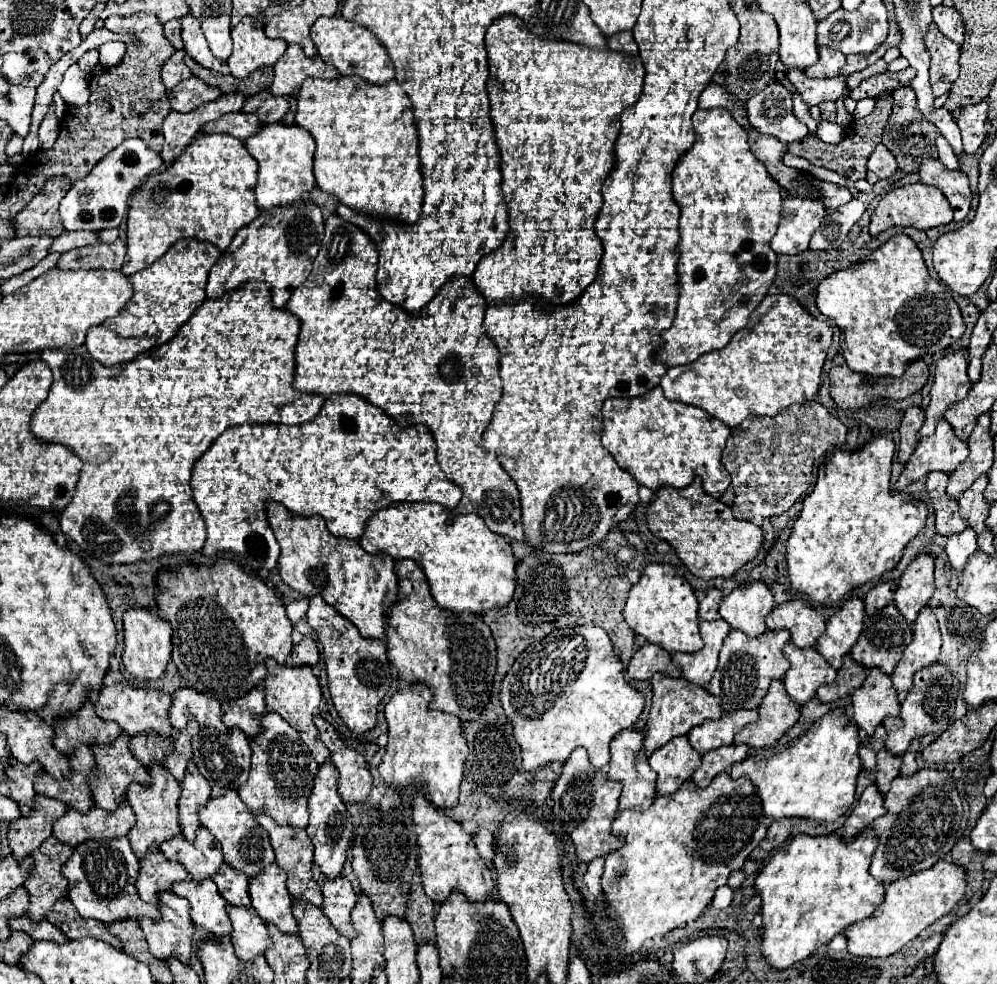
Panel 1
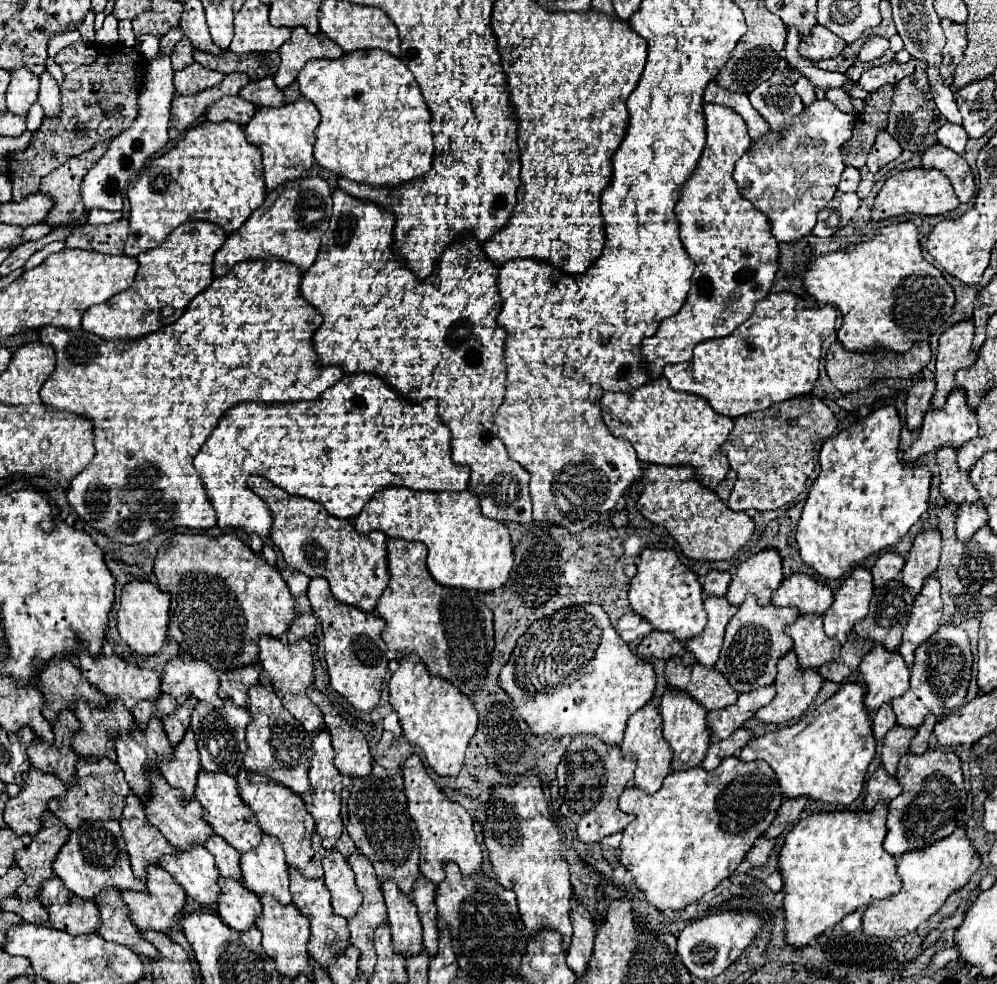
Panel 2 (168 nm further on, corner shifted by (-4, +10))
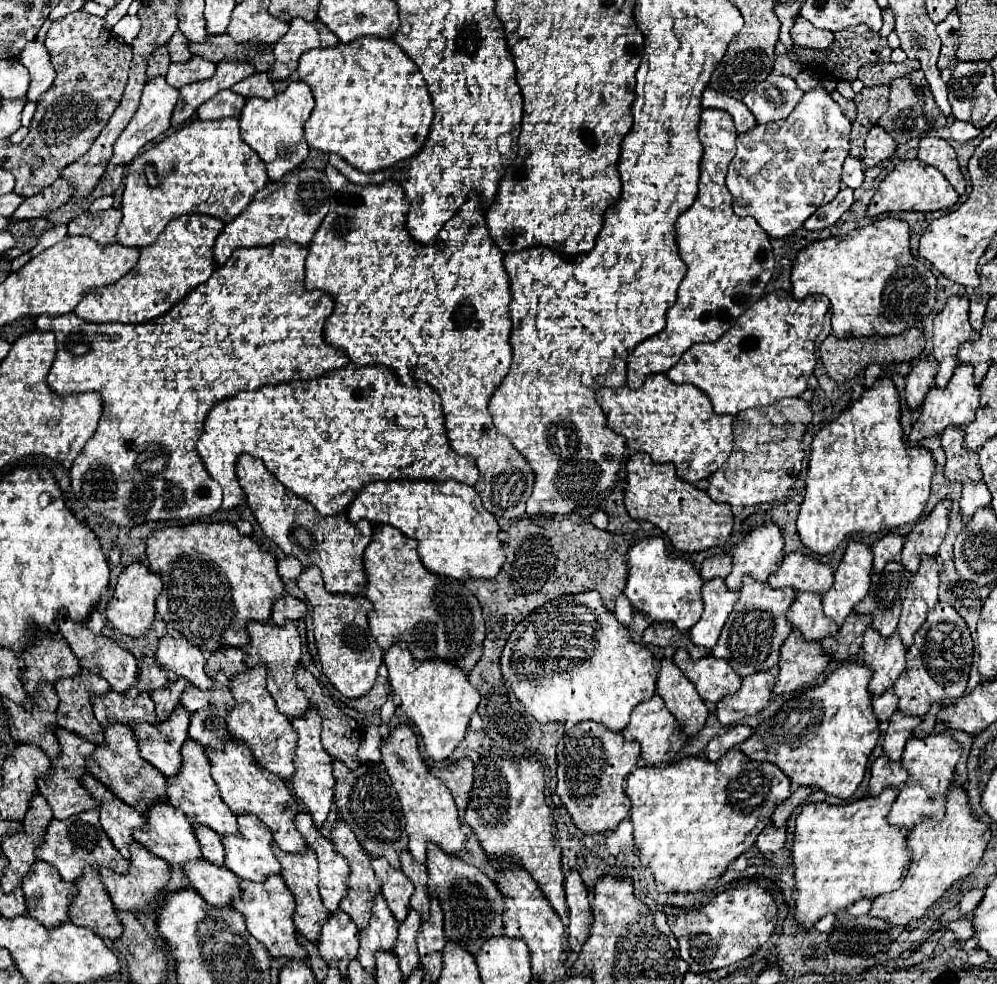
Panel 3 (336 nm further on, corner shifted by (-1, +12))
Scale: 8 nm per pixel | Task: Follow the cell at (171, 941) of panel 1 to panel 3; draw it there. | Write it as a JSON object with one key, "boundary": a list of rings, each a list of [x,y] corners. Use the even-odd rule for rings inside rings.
{"boundary":[[[133,841],[131,847],[131,859],[129,859],[129,871],[125,875],[119,875],[111,869],[105,869],[105,867],[99,867],[99,873],[101,873],[101,879],[103,879],[103,885],[107,887],[111,899],[113,899],[113,905],[115,909],[123,909],[123,911],[139,911],[139,909],[149,909],[149,907],[155,907],[157,903],[157,895],[163,893],[165,885],[167,885],[167,879],[169,879],[169,865],[161,859],[161,857],[155,857],[153,853],[149,853],[145,847],[141,847],[141,843]]]}

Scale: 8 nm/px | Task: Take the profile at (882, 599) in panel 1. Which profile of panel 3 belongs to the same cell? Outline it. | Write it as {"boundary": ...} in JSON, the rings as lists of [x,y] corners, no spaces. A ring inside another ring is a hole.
{"boundary":[[[891,531],[885,537],[881,537],[879,541],[875,541],[873,543],[873,555],[875,555],[873,569],[883,571],[883,567],[889,561],[899,561],[901,549],[903,549],[903,537],[897,531]]]}

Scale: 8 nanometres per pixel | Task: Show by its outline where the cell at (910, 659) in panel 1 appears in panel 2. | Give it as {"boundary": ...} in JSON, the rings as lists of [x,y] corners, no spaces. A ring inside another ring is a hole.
{"boundary":[[[928,577],[924,581],[922,593],[914,599],[912,615],[908,625],[904,627],[904,637],[898,653],[904,657],[906,665],[914,665],[914,651],[918,645],[928,641],[936,629],[942,625],[942,599],[940,599],[940,583],[936,577]]]}

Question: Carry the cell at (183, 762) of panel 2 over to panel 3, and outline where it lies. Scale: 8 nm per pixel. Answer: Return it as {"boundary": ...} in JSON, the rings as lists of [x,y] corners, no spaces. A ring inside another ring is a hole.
{"boundary":[[[179,705],[169,719],[159,723],[137,723],[131,727],[139,753],[165,777],[173,777],[181,767],[181,743],[187,739],[189,713]]]}

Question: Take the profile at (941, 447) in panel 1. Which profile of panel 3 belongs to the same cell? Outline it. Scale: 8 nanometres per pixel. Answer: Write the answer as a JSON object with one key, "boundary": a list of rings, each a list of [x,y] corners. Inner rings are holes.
{"boundary":[[[959,365],[947,383],[945,389],[931,387],[925,395],[925,401],[921,405],[921,415],[913,423],[913,429],[909,433],[909,443],[917,445],[923,437],[931,437],[937,433],[943,433],[947,427],[965,427],[975,419],[975,411],[979,407],[979,387],[973,381],[973,365]]]}

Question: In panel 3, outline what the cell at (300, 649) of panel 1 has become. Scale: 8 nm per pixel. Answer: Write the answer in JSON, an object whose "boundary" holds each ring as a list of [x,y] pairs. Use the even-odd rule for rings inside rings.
{"boundary":[[[283,595],[273,603],[271,621],[277,625],[283,625],[287,619],[299,621],[305,617],[305,611],[307,611],[307,605],[301,599],[291,597],[291,595]]]}

